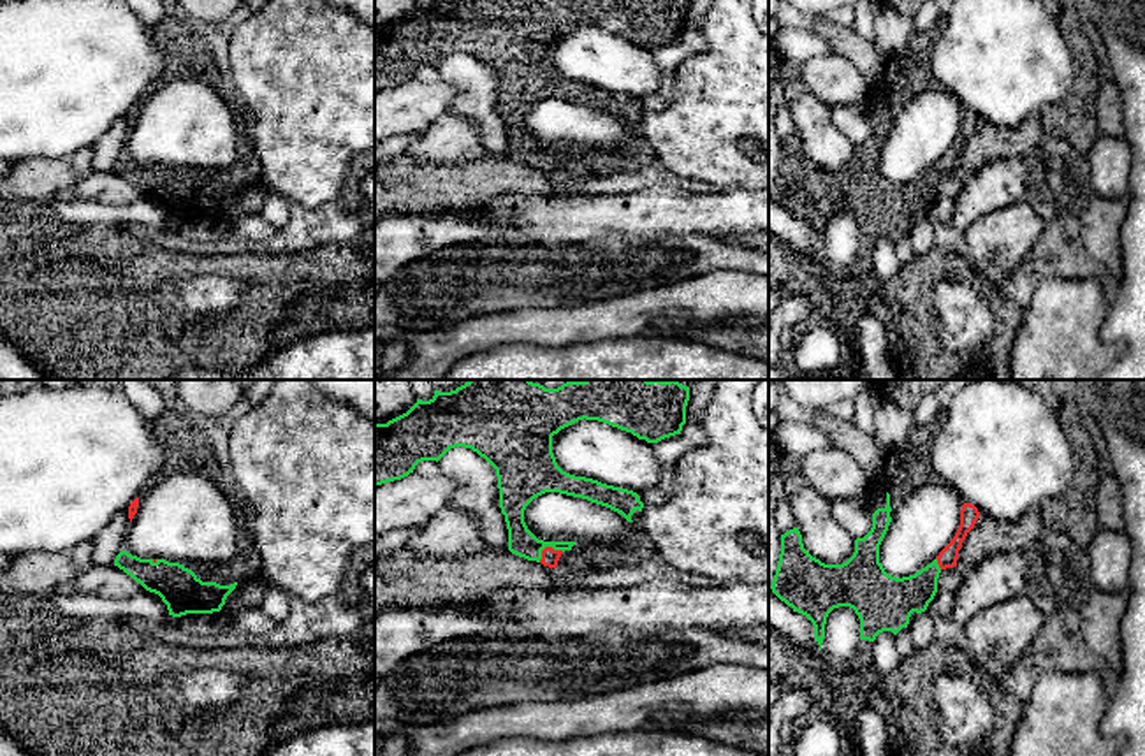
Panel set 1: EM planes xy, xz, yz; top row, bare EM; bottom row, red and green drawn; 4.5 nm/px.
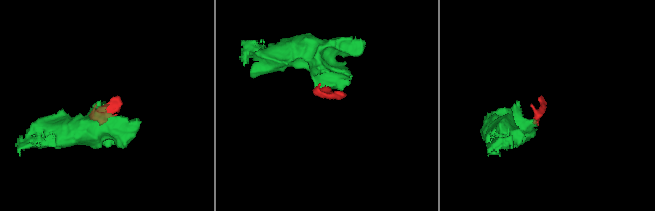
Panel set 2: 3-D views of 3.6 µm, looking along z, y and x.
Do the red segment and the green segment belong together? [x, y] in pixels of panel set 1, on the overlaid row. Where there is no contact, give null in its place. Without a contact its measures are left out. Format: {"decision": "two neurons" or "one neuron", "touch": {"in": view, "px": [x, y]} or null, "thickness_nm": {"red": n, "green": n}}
{"decision": "one neuron", "touch": {"in": "xz", "px": [547, 547]}, "thickness_nm": {"red": 80, "green": 130}}

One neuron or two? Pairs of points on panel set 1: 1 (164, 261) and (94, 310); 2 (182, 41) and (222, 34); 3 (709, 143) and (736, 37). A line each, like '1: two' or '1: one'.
1: one
2: one
3: one

